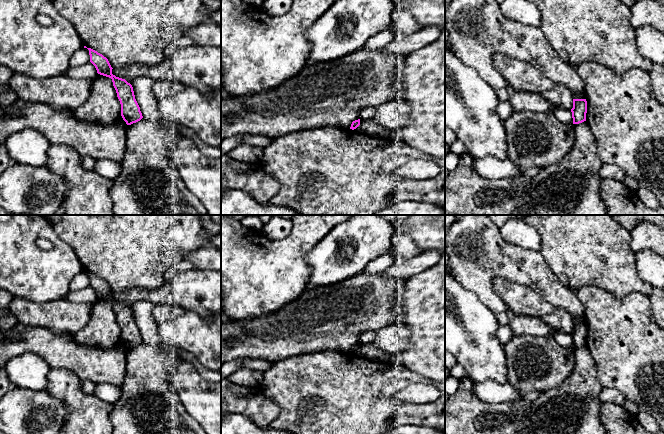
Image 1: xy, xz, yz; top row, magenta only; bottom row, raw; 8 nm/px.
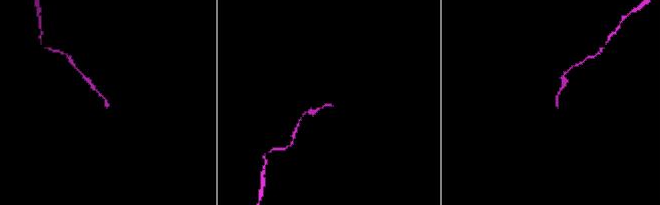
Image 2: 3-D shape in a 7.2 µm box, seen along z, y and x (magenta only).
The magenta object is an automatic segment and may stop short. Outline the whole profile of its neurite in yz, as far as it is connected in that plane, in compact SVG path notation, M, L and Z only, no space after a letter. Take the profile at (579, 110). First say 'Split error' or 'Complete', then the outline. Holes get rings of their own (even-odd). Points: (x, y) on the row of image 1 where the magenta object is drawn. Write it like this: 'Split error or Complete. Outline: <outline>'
Complete. Outline: M573 99L573 108L571 109L573 124L579 124L586 121L587 101L586 99Z

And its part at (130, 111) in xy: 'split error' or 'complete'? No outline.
complete

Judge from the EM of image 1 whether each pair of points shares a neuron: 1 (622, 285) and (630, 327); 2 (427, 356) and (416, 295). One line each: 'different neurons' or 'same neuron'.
1: different neurons
2: same neuron

